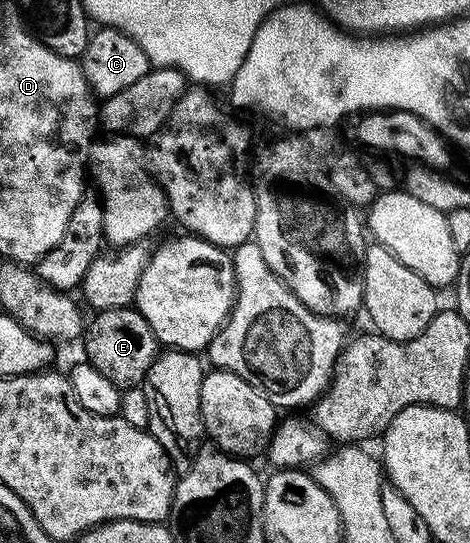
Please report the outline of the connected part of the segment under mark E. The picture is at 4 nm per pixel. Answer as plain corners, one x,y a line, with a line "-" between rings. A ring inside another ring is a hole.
133,305
99,310
93,316
95,318
91,322
89,319
84,330
85,361
90,362
92,368
101,372
107,380
112,380
118,390
141,387
148,368
152,368
160,353
160,343
152,332
152,324
148,324
148,320
144,320

